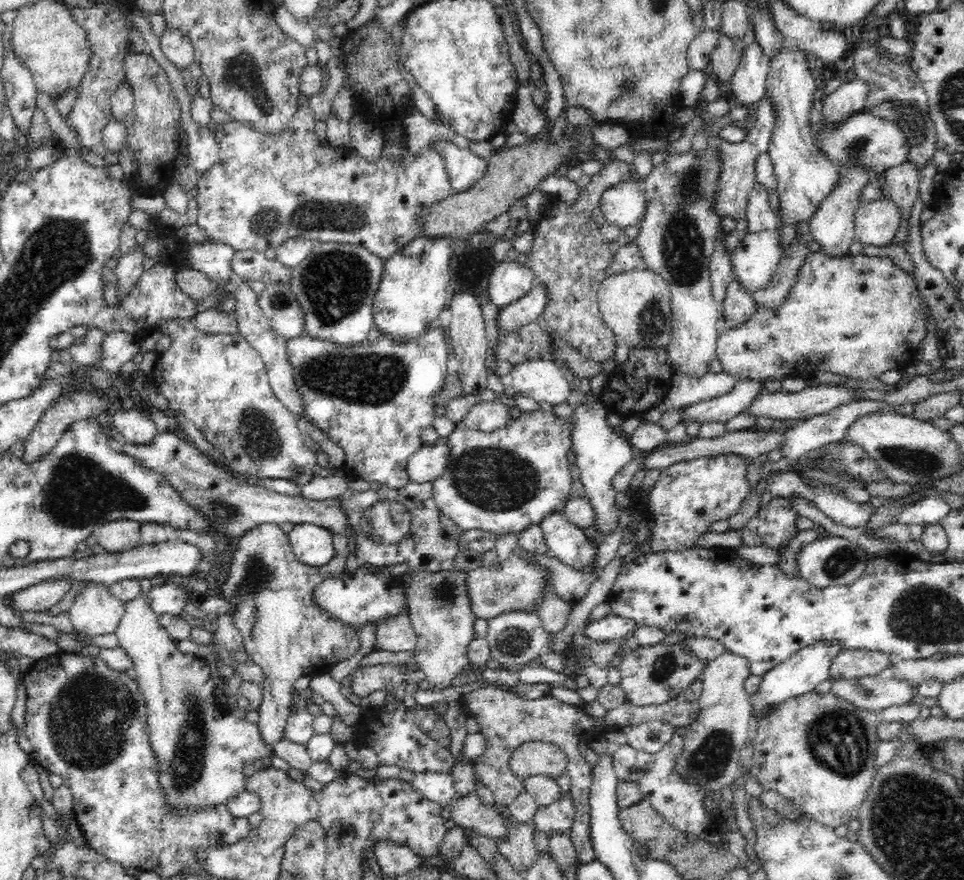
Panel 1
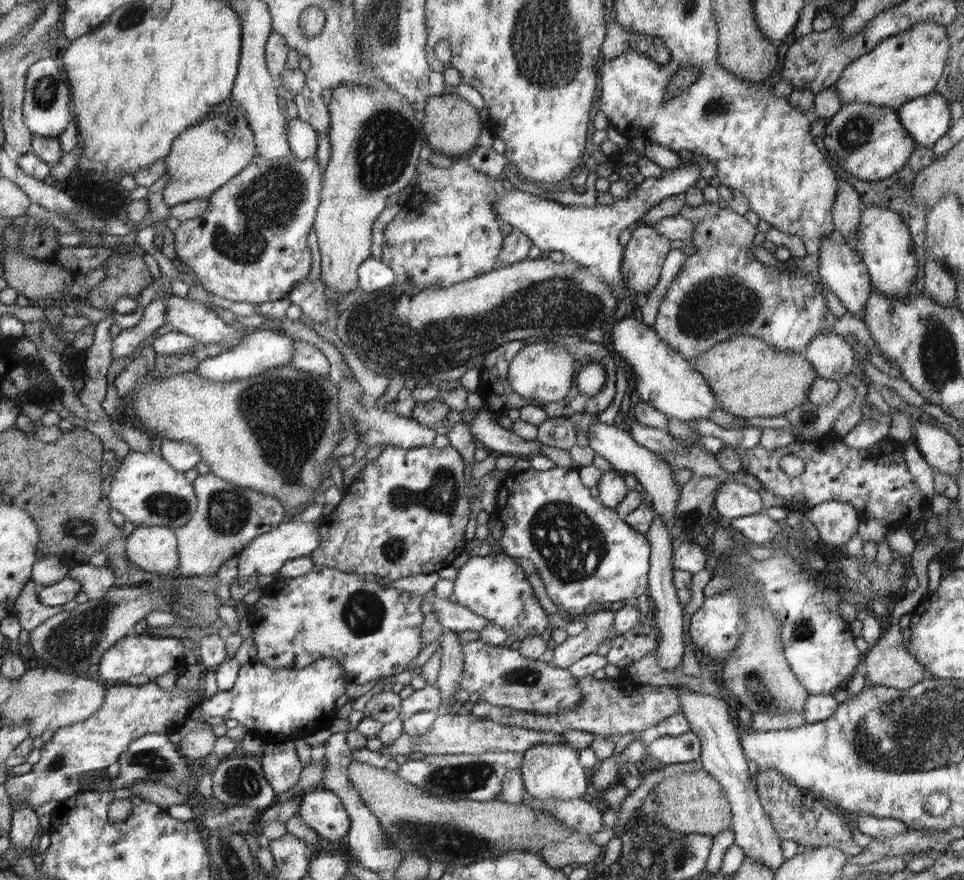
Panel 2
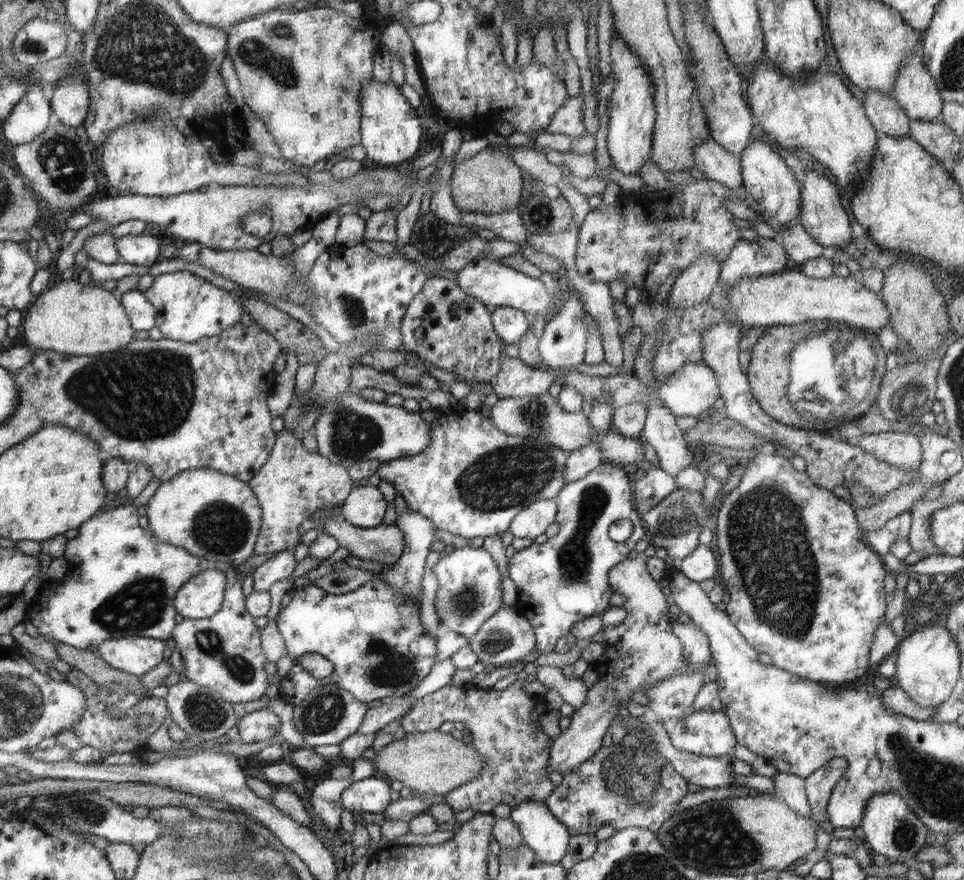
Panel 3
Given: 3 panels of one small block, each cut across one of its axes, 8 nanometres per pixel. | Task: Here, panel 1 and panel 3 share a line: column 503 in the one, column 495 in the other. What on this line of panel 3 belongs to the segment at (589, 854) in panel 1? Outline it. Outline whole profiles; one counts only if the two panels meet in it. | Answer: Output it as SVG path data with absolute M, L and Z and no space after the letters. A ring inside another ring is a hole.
M516 679L504 691L446 686L418 699L416 705L400 718L406 733L439 731L445 722L464 723L472 733L473 746L484 758L484 763L474 779L444 795L444 802L454 812L471 808L476 813L490 813L502 802L514 808L522 802L545 801L553 793L554 784L546 774L552 739L538 724L542 702L536 702L526 694L522 684L523 681Z

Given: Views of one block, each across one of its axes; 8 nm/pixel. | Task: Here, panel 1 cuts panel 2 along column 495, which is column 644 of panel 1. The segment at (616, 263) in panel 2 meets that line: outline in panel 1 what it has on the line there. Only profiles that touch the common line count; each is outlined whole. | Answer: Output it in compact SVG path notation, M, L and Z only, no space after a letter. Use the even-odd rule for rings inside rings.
M632 180L619 181L605 190L601 197L600 209L605 222L620 228L640 223L645 214L644 194L639 190L639 182Z

